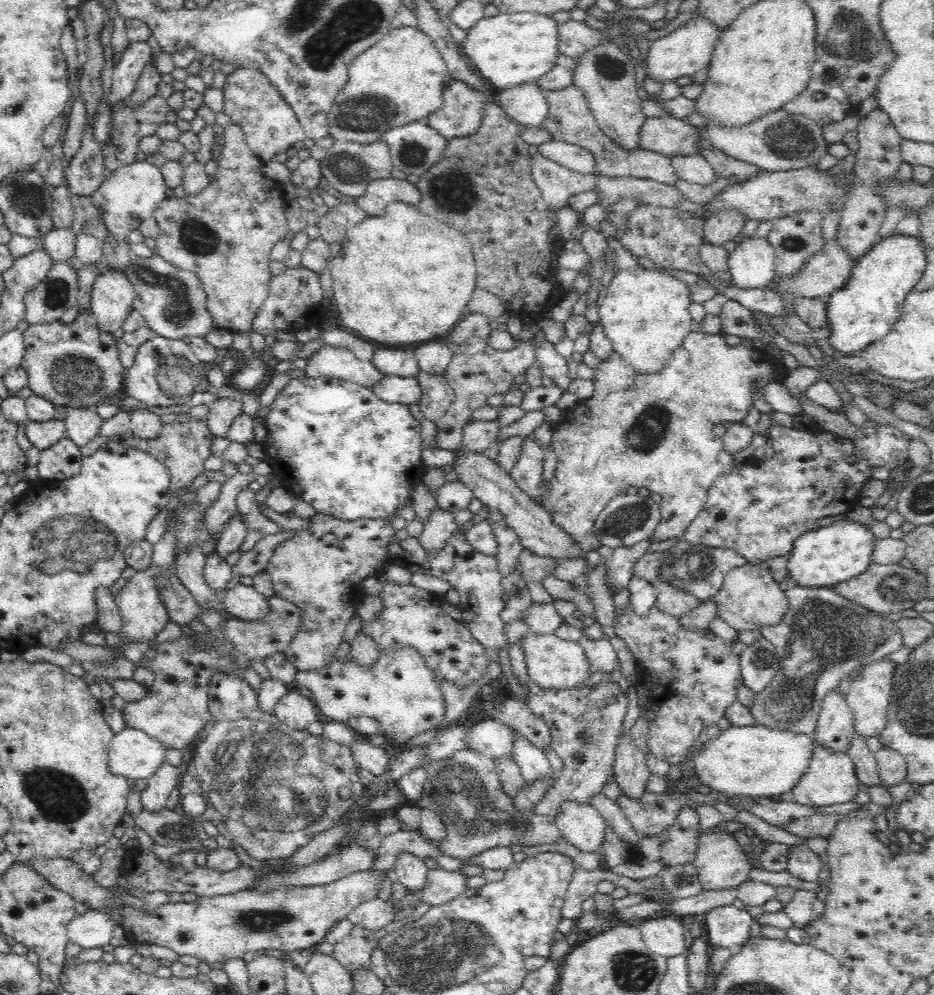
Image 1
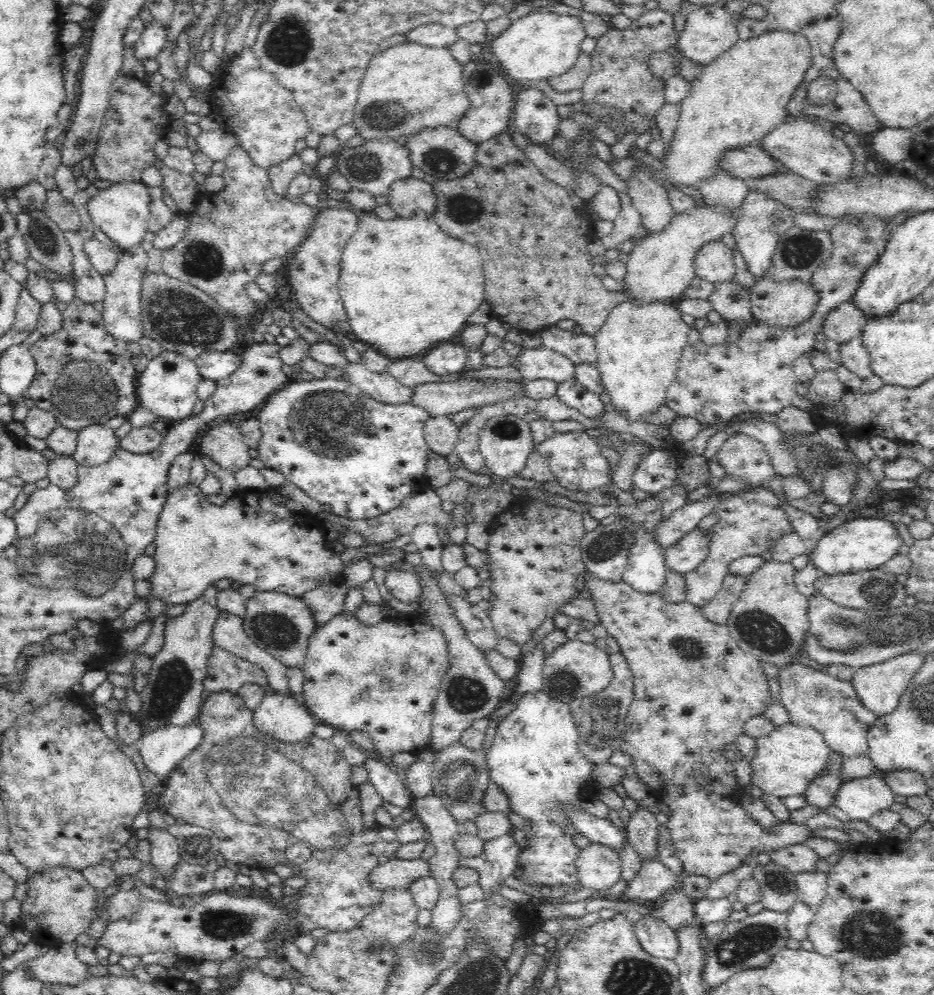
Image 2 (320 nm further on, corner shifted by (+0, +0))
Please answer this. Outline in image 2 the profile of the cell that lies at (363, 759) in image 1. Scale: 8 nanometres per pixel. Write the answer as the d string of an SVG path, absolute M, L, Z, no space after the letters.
M367 759L364 762L369 781L375 786L383 802L388 802L406 811L412 800L404 786L402 773L390 767L385 760Z

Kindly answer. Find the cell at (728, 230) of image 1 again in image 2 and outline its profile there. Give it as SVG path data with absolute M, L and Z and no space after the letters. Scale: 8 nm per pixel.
M720 239L701 246L697 252L694 265L695 276L704 278L714 285L718 282L735 280L734 249L722 243Z

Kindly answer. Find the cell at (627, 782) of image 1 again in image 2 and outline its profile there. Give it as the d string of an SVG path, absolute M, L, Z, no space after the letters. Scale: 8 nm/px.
M639 806L638 812L632 813L629 824L627 826L627 840L632 845L636 853L640 855L644 861L658 858L658 831L659 825L656 816L651 813L648 808Z

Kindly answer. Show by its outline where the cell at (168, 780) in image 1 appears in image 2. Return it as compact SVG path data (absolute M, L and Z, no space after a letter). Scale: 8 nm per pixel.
M148 828L148 840L151 843L151 864L158 869L164 879L168 879L175 874L182 855L179 853L179 845L174 836L168 830L157 830Z

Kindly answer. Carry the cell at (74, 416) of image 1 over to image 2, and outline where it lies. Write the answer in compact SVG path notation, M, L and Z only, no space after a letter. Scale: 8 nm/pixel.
M106 423L90 424L78 430L77 450L73 458L78 465L105 464L112 459L119 445L119 438Z

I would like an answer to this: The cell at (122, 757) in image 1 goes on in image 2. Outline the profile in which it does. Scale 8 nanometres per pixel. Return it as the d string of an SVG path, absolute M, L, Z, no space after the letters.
M193 721L184 726L170 725L164 728L156 728L154 732L141 736L137 743L137 748L146 768L164 781L192 750L196 750L200 746L201 742L202 725Z

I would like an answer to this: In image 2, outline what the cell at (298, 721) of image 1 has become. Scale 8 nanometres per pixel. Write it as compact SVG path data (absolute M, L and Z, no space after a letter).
M264 695L253 710L253 723L260 733L280 742L296 743L313 734L316 718L295 695Z

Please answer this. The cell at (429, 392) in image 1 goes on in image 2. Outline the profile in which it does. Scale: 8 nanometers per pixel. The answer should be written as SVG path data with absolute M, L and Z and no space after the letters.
M452 415L428 418L425 426L428 449L444 457L452 454L458 442L458 430L452 422Z

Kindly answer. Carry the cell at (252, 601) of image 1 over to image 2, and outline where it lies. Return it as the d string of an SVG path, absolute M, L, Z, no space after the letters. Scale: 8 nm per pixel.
M257 591L253 598L246 602L246 614L243 618L244 632L256 646L269 652L274 658L278 659L287 667L301 667L308 654L308 640L313 635L316 627L312 609L304 602L302 597L292 597L275 591Z

